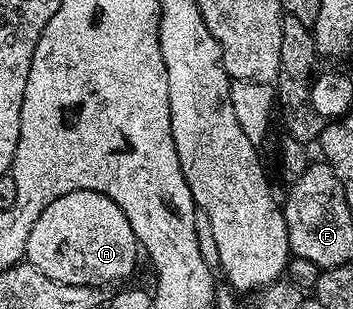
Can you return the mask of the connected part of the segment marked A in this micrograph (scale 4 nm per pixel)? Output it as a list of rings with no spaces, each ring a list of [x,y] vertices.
[[[69,191],[69,195],[61,195],[61,199],[53,199],[45,211],[41,211],[37,223],[33,223],[33,231],[29,231],[27,240],[26,264],[37,267],[49,279],[57,279],[61,283],[74,285],[102,285],[111,287],[114,281],[123,281],[135,269],[135,260],[141,257],[139,240],[133,235],[133,227],[129,227],[129,219],[105,195],[97,191]]]

